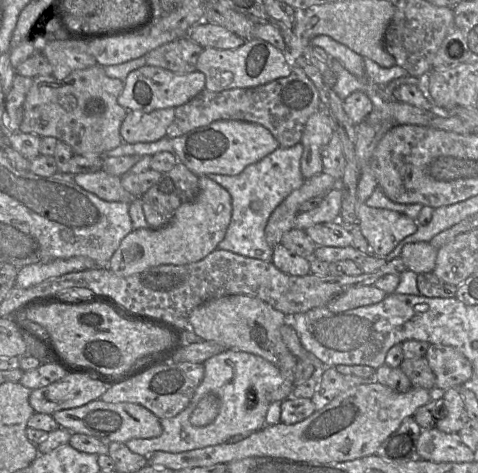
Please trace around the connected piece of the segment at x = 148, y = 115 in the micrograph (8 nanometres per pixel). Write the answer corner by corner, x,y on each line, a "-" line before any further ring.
161,108
151,112
127,111
120,127
123,143
156,142
166,137
175,117
175,108

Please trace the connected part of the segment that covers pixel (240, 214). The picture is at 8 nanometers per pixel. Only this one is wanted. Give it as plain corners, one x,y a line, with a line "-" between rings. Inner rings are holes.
299,142
289,148
278,147
260,161
247,166
237,175
206,174
206,177
224,187
232,200
231,220
217,249
267,262
272,261
273,247
266,241
265,226
275,208
303,184
305,179
300,169
302,153
303,146
-
257,199
261,202
261,207
253,210
251,203

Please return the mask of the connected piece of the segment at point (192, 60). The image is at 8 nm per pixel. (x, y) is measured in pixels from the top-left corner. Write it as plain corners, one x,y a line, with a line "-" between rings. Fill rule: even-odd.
182,36
150,50
144,57
149,66
191,73
197,70
196,63
202,49
196,42

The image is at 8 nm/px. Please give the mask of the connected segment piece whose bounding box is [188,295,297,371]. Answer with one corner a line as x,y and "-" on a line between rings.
229,295
211,299
193,309
188,320
195,334
203,341
215,342
225,350
258,355
276,365
280,371
295,370
297,359
288,350
281,336
281,327
288,322
288,317
259,298
248,295

